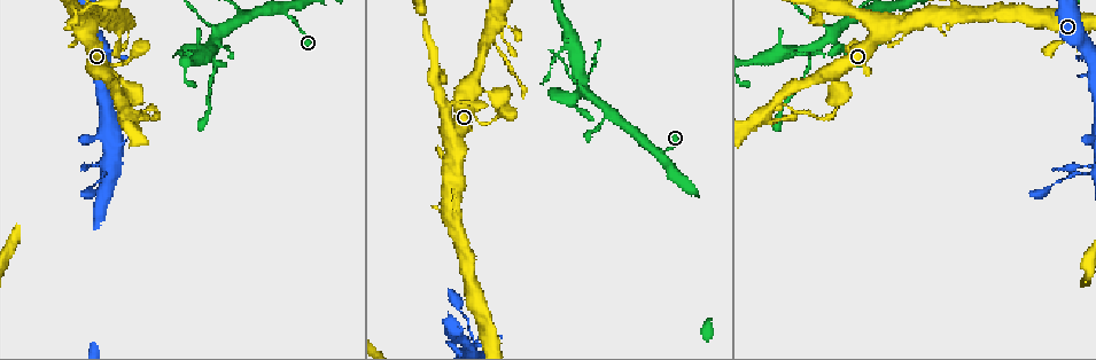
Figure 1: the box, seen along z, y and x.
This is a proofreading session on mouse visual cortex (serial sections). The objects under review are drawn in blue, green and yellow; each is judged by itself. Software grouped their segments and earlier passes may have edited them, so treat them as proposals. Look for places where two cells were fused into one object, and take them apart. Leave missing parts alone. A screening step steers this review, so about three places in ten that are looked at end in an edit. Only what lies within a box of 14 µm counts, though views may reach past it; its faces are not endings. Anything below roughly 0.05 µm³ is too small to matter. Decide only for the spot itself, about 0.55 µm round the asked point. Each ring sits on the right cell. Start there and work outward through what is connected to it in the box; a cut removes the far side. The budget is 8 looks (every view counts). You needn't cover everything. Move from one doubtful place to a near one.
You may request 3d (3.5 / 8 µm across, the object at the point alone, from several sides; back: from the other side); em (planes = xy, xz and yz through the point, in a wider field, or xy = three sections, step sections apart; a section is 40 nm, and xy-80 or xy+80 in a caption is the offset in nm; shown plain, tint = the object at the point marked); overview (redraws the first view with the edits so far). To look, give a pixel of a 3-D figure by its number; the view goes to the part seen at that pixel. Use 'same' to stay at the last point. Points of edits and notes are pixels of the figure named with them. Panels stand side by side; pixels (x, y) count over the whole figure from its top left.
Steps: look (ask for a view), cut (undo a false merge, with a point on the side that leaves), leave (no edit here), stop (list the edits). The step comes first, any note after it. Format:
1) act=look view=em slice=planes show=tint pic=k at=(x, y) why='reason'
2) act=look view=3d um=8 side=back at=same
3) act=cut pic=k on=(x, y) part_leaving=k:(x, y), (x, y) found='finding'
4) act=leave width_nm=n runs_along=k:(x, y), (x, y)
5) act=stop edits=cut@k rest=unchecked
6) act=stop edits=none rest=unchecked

act=look view=3d um=3.5 pic=1 at=(857, 21) why='abrupt turn'

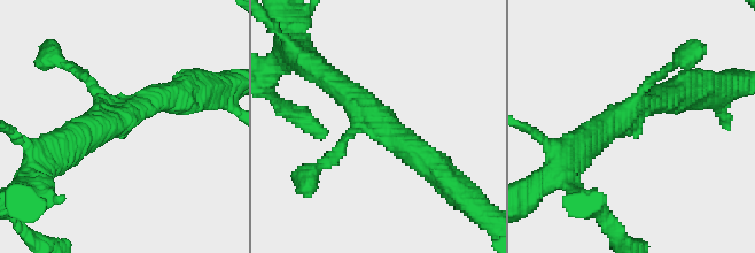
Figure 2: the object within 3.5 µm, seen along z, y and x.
act=look view=em slice=xy step=5 show=tint pic=2 at=(380, 121) why='now the EM'

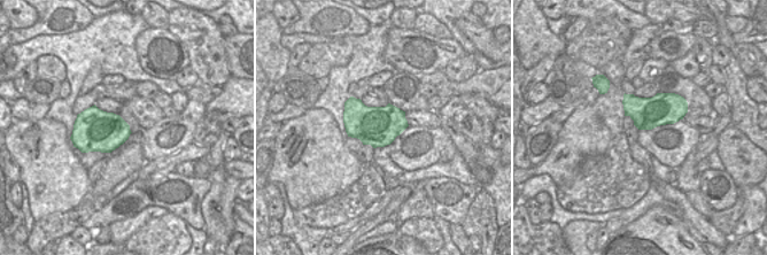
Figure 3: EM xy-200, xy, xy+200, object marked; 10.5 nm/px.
act=leave arms=3 runs_along=2:(437, 169), (321, 73) found='one cell here'

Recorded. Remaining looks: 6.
act=look view=3d um=3.5 pic=1 at=(578, 70) why='three-way junction'

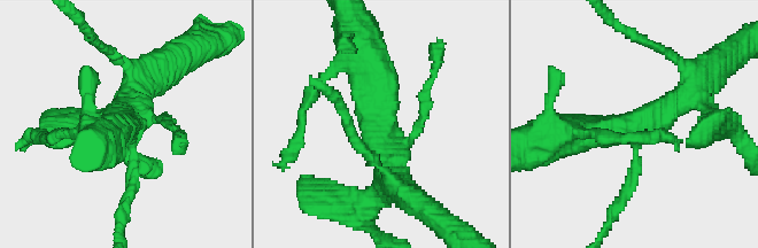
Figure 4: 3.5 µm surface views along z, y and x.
act=look view=em slice=xy step=2 show=tint pic=4 at=(377, 119) why='need the tissue'

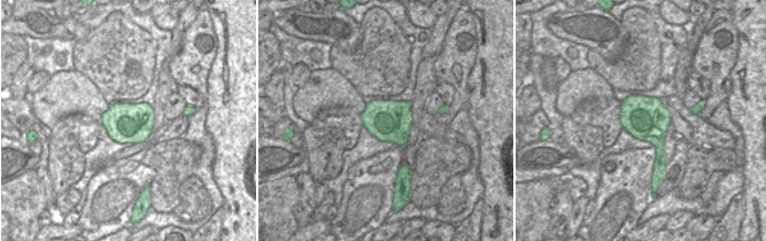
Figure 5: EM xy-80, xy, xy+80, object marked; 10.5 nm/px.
act=leave runs_along=4:(693, 93), (649, 124), (558, 134) found='one cell here'

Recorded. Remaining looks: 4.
act=look view=3d um=8 pic=1 at=(488, 39) why='arms part here'

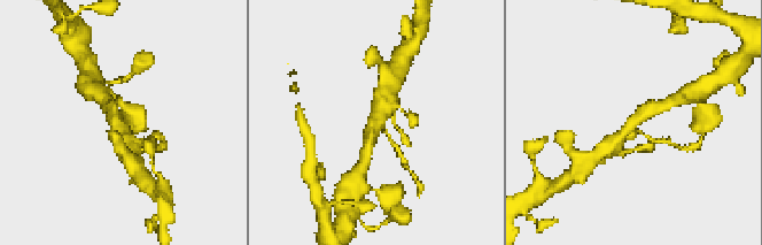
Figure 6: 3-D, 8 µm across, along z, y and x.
act=look view=3d um=3.5 pic=6 at=(377, 123) why='zoom in'

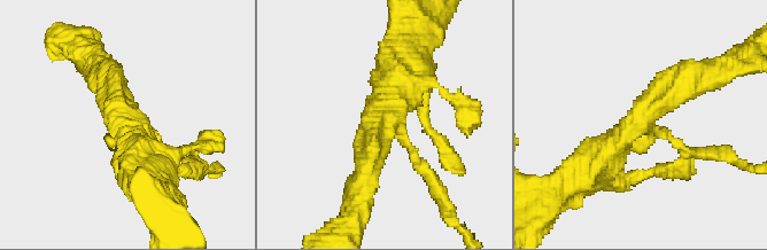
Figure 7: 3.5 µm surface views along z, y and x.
act=look view=em slice=xy step=3 show=tint pic=7 at=(128, 119)

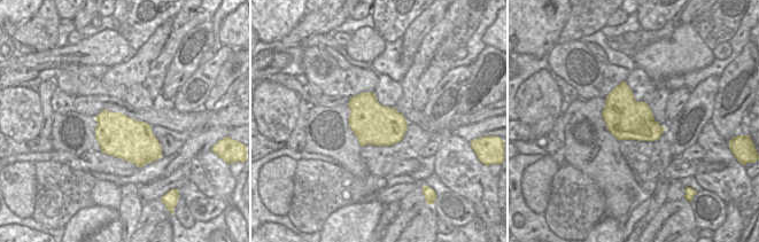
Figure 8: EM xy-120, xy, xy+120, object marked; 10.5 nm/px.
act=cut pic=7 on=(432, 176) part_leaving=7:(409, 146), (462, 232) found='two cells meet here'

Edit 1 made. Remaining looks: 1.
act=stop edits=cut@7 rest=unchecked

